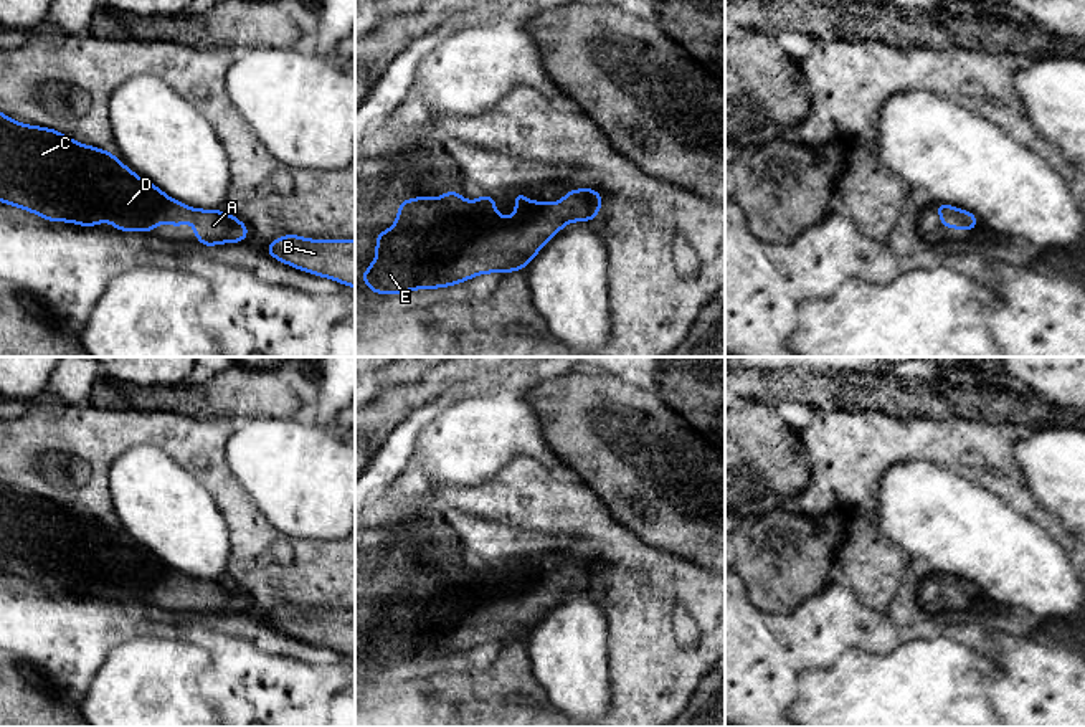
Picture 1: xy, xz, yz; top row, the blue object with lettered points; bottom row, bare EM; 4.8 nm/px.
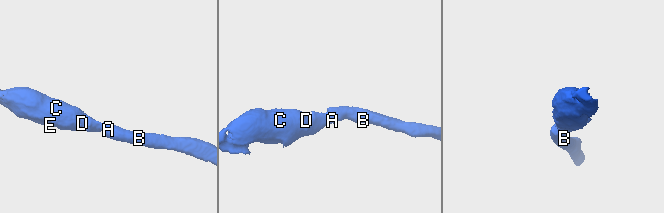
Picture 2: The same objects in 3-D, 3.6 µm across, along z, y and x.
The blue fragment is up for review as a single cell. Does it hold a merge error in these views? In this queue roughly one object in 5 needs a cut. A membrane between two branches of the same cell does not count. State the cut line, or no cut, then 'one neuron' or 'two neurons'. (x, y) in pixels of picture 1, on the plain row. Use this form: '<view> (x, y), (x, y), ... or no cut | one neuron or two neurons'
no cut | one neuron

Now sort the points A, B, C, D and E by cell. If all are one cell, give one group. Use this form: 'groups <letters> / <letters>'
groups A B C D E

